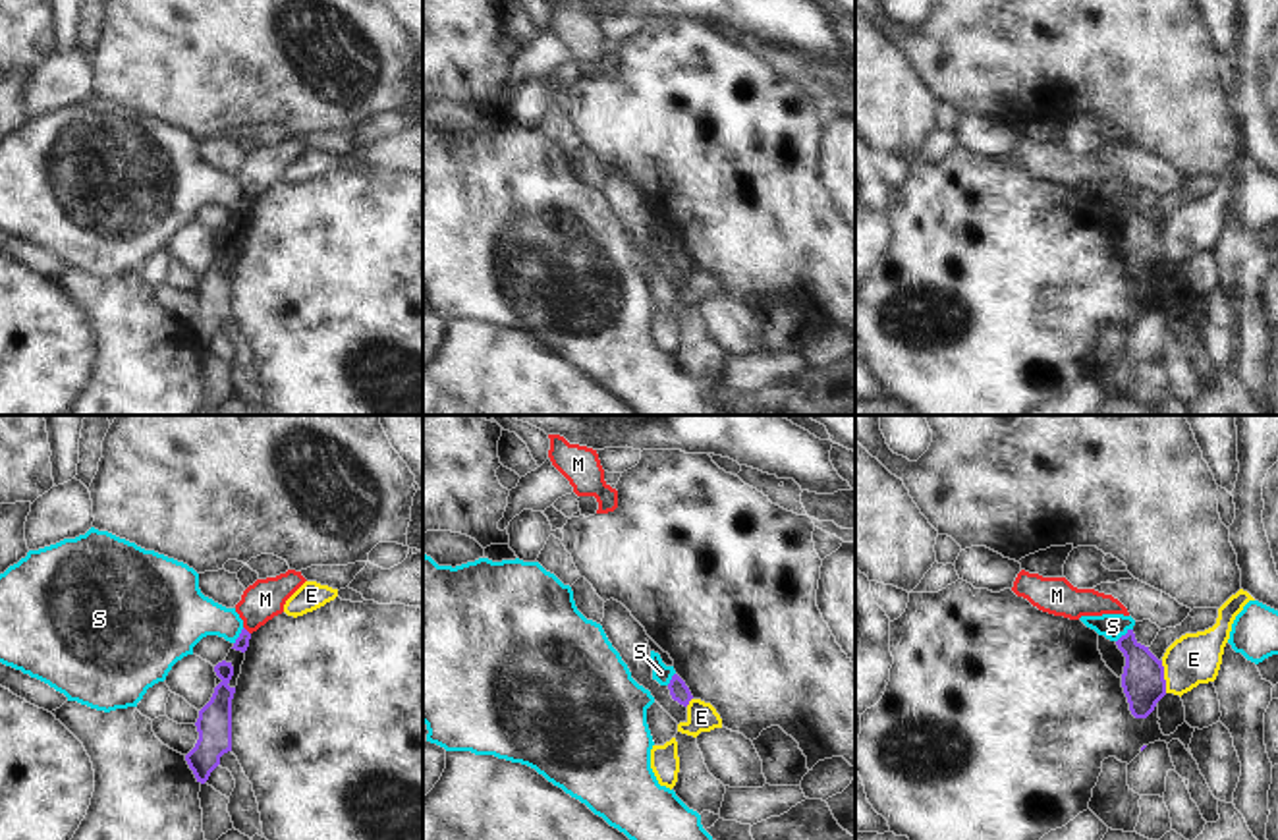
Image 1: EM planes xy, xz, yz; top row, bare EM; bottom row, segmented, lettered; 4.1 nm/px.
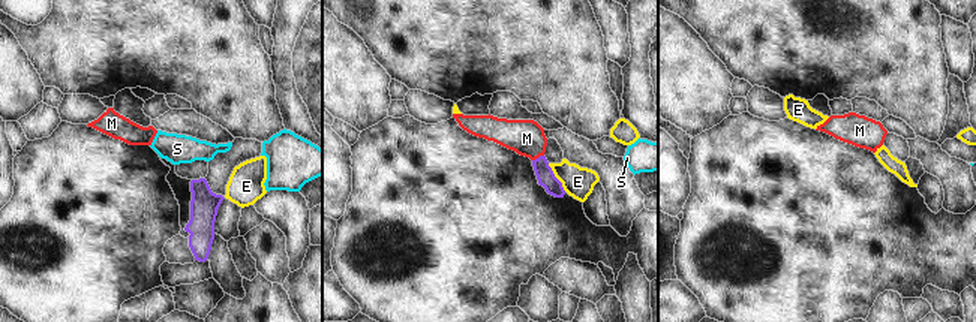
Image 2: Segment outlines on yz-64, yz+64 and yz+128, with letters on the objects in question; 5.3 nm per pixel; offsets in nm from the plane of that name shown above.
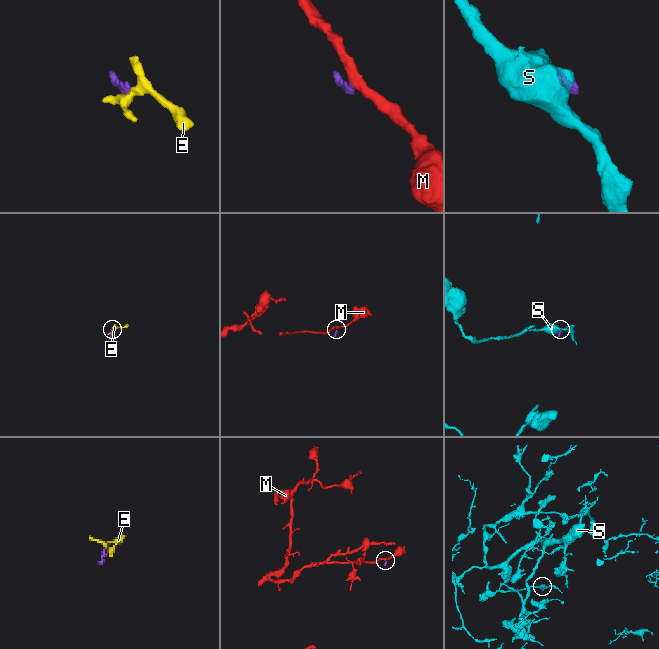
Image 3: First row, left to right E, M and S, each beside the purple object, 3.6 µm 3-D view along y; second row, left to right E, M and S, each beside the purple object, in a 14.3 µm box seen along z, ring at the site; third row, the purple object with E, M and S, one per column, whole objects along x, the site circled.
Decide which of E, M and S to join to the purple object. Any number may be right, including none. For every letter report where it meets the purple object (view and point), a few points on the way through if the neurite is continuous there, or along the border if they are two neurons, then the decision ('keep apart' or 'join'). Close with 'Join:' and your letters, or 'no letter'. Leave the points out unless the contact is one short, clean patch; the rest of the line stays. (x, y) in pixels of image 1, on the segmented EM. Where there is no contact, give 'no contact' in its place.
E: contact yz (1163, 676); border yz (1161, 661), (1166, 692); keep apart
M: contact xy (246, 630); way xy (242, 642), (246, 630), (255, 609), (265, 599); join
S: contact yz (1126, 634); border yz (1132, 628), (1116, 642); keep apart
Join: M

